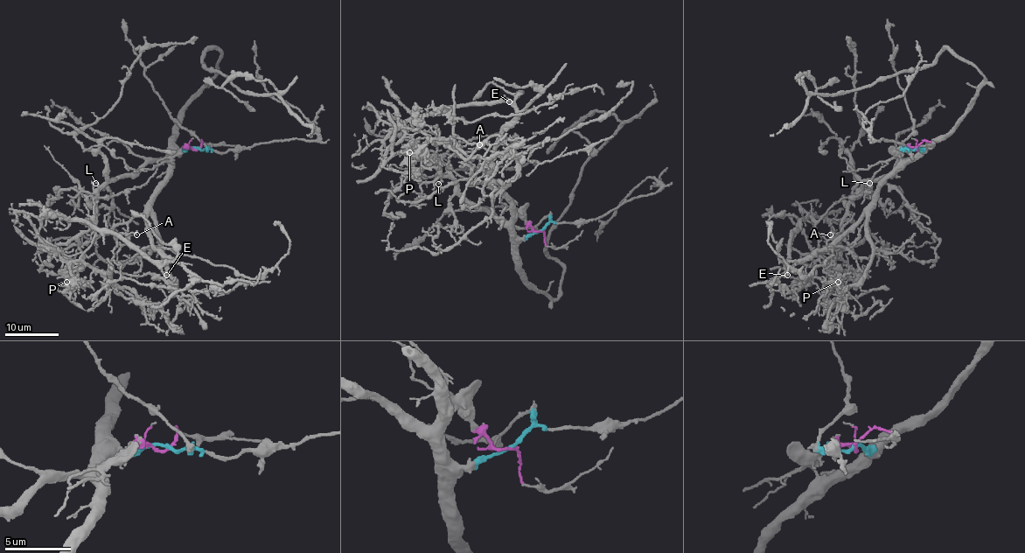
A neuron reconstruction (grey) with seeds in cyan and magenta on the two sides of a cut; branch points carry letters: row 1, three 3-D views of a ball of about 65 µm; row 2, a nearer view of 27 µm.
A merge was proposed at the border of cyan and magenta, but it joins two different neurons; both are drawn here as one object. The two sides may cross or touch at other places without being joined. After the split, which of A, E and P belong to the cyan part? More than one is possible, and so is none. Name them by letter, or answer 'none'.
E

